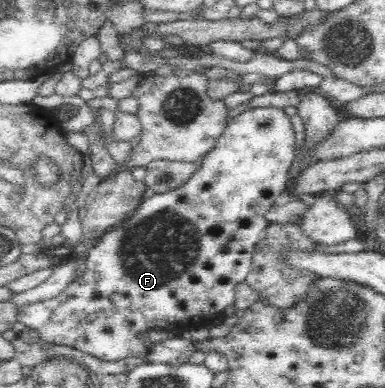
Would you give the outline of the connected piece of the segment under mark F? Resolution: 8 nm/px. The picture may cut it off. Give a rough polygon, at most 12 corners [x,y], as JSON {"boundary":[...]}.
{"boundary":[[283,108],[229,118],[57,296],[43,342],[146,359],[145,329],[234,305],[297,155]]}

